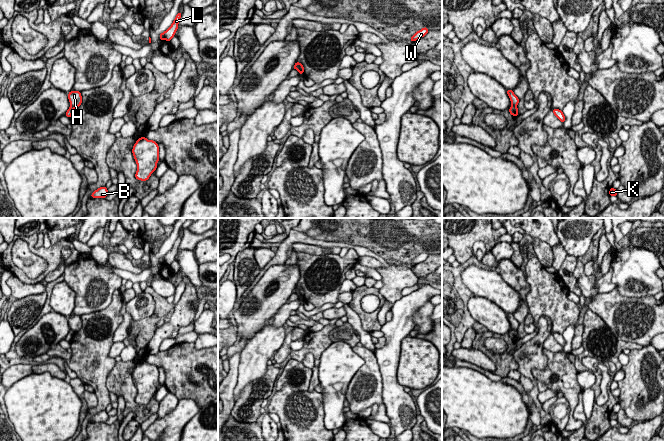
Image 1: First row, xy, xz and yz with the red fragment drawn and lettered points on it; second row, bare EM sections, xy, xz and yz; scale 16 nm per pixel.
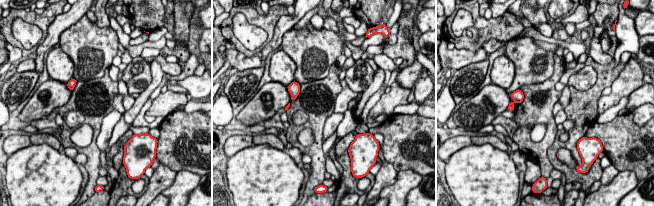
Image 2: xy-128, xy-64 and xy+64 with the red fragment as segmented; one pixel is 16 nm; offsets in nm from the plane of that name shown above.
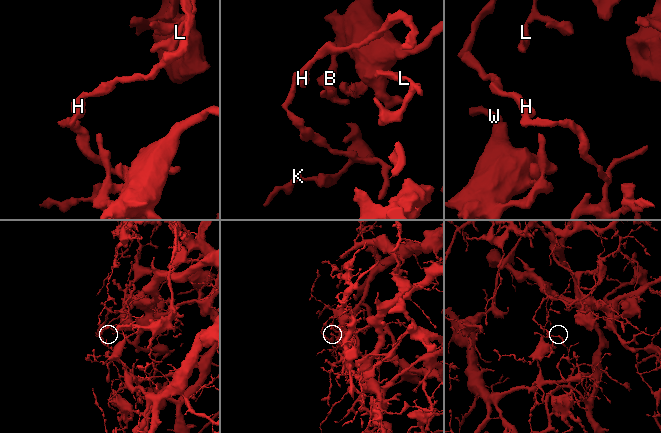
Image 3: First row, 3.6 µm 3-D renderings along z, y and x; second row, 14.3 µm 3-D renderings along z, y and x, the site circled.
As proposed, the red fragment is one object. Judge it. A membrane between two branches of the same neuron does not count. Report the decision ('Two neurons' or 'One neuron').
Two neurons

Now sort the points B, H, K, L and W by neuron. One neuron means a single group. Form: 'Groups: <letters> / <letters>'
Groups: B K L W / H

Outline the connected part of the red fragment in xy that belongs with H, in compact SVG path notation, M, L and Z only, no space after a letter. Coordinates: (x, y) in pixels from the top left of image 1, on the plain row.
M71 315L68 317L70 329L75 333L82 327L82 320L80 315Z

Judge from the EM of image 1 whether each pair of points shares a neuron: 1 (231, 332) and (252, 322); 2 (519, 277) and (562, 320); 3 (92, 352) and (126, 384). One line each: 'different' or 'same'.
1: different
2: different
3: different

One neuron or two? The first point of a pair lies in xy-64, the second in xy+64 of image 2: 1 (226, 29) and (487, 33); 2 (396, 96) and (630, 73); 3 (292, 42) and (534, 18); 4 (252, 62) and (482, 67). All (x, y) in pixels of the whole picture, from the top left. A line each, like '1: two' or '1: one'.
1: one
2: one
3: two
4: two

